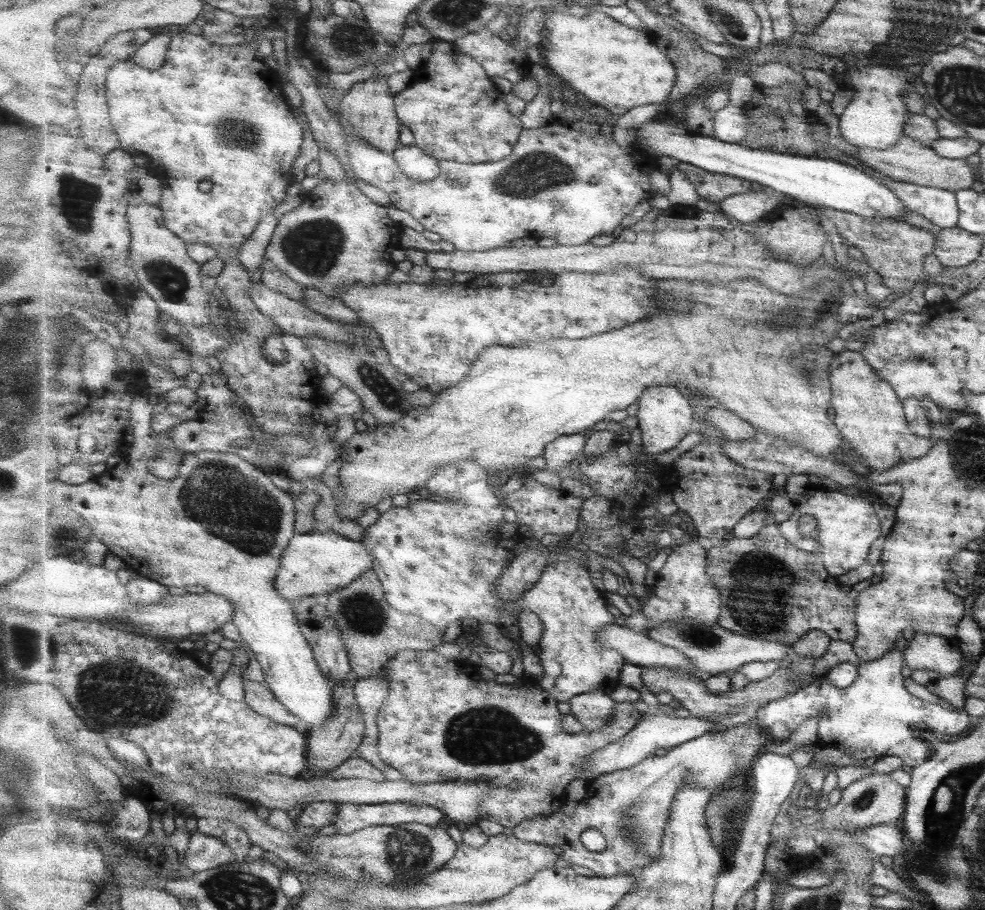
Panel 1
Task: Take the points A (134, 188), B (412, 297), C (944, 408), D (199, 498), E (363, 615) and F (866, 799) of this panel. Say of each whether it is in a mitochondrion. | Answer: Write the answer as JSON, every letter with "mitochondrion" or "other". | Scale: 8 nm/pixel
{"A":"other","B":"other","C":"other","D":"mitochondrion","E":"mitochondrion","F":"mitochondrion"}

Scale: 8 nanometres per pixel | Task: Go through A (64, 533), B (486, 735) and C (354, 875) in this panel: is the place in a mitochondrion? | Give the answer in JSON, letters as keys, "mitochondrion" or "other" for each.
{"A":"mitochondrion","B":"mitochondrion","C":"other"}

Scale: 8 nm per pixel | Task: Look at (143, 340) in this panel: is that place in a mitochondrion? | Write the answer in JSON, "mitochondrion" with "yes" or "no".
{"mitochondrion":"no"}

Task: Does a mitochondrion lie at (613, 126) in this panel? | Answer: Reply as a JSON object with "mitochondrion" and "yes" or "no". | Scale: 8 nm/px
{"mitochondrion":"no"}

